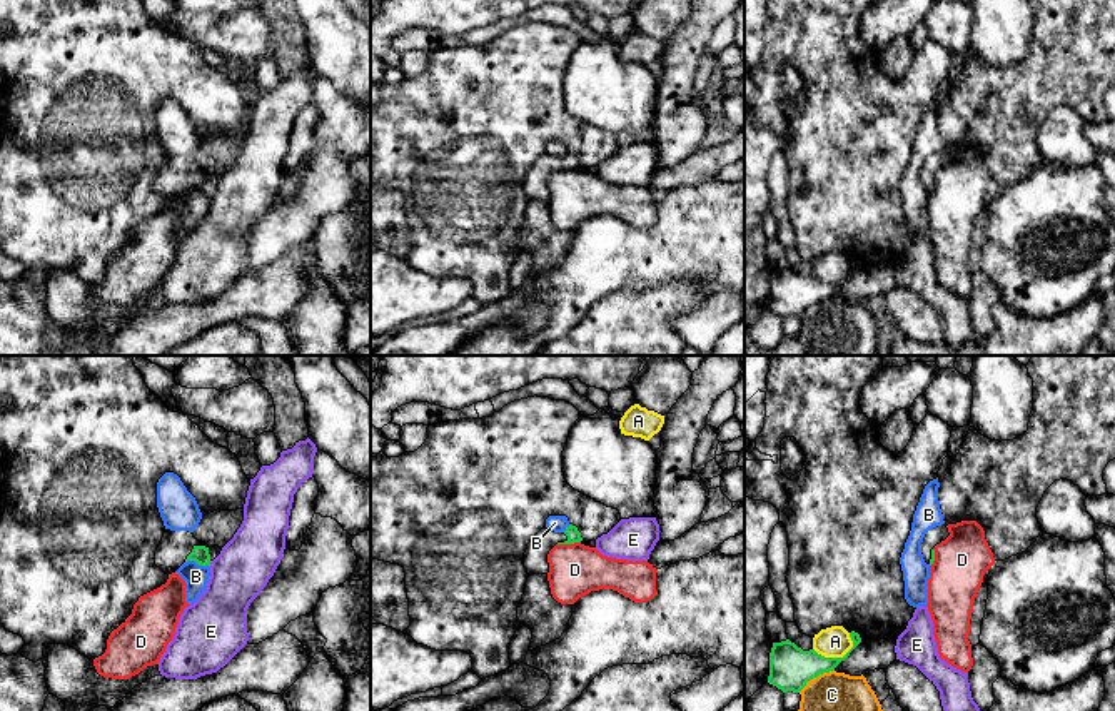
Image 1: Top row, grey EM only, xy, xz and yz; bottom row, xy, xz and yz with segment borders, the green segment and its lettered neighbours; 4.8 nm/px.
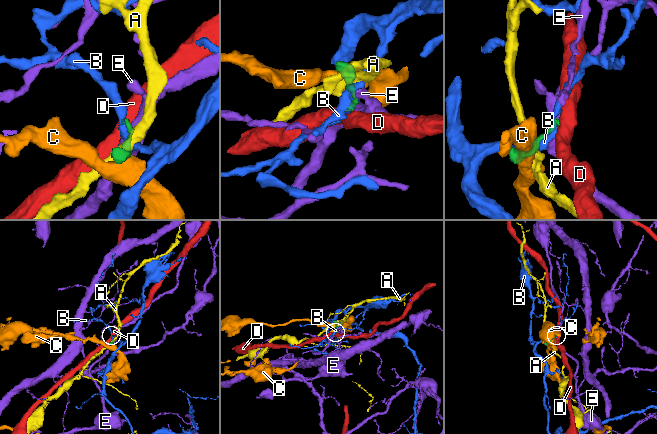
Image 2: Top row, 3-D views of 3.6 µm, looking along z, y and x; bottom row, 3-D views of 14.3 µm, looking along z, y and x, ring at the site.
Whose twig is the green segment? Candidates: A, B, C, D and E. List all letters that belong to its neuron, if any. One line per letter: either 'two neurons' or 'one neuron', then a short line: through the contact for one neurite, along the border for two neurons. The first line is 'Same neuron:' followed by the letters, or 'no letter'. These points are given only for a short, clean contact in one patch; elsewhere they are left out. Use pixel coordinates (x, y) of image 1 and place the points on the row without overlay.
Same neuron: no letter
A: two neurons; line yz (853, 267), (842, 282), (822, 282), (813, 274)
B: two neurons
C: two neurons; line yz (833, 296), (813, 302), (798, 317)
D: two neurons; line xz (580, 167), (558, 171)
E: two neurons; line xy (212, 187), (209, 191)

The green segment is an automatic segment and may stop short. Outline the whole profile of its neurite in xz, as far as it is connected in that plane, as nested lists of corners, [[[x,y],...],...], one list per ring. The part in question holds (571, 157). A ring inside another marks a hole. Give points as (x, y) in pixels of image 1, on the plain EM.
[[[569,150],[563,159],[554,159],[547,154],[541,155],[527,170],[524,179],[524,194],[527,200],[547,200],[547,180],[556,170],[581,169],[581,159],[576,152]]]

